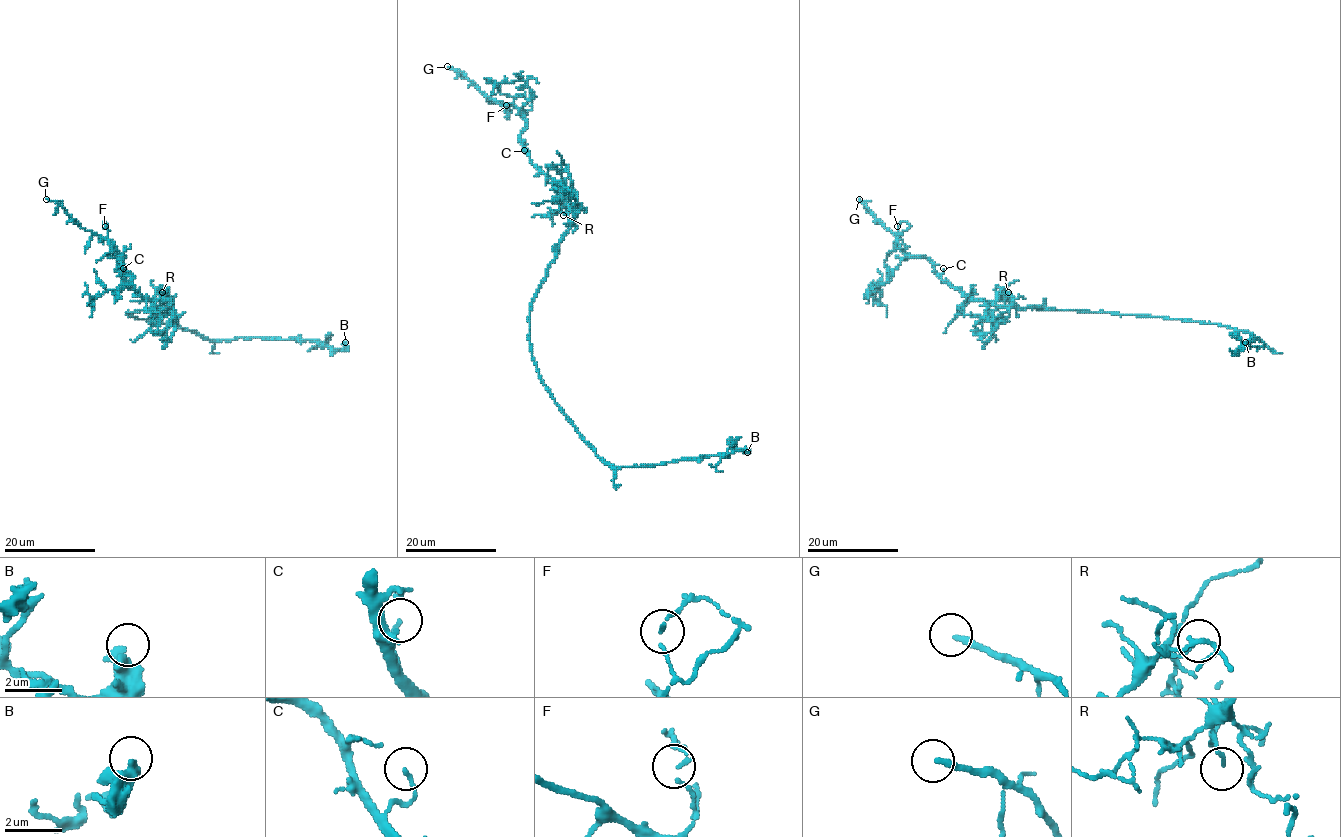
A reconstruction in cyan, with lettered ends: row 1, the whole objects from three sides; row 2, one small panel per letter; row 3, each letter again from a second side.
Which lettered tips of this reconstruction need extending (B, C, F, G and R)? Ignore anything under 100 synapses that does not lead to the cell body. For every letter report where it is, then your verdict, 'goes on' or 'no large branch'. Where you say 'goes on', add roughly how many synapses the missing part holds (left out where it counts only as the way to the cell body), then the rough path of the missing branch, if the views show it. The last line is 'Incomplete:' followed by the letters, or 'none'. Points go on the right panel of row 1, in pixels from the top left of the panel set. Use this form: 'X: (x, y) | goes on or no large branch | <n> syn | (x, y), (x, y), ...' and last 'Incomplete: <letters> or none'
B: (1245, 342) | no large branch
C: (943, 268) | no large branch
F: (897, 226) | no large branch
G: (859, 199) | goes on | (859, 199), (855, 196), (859, 180), (875, 141), (887, 136)
R: (1008, 292) | no large branch
Incomplete: G

